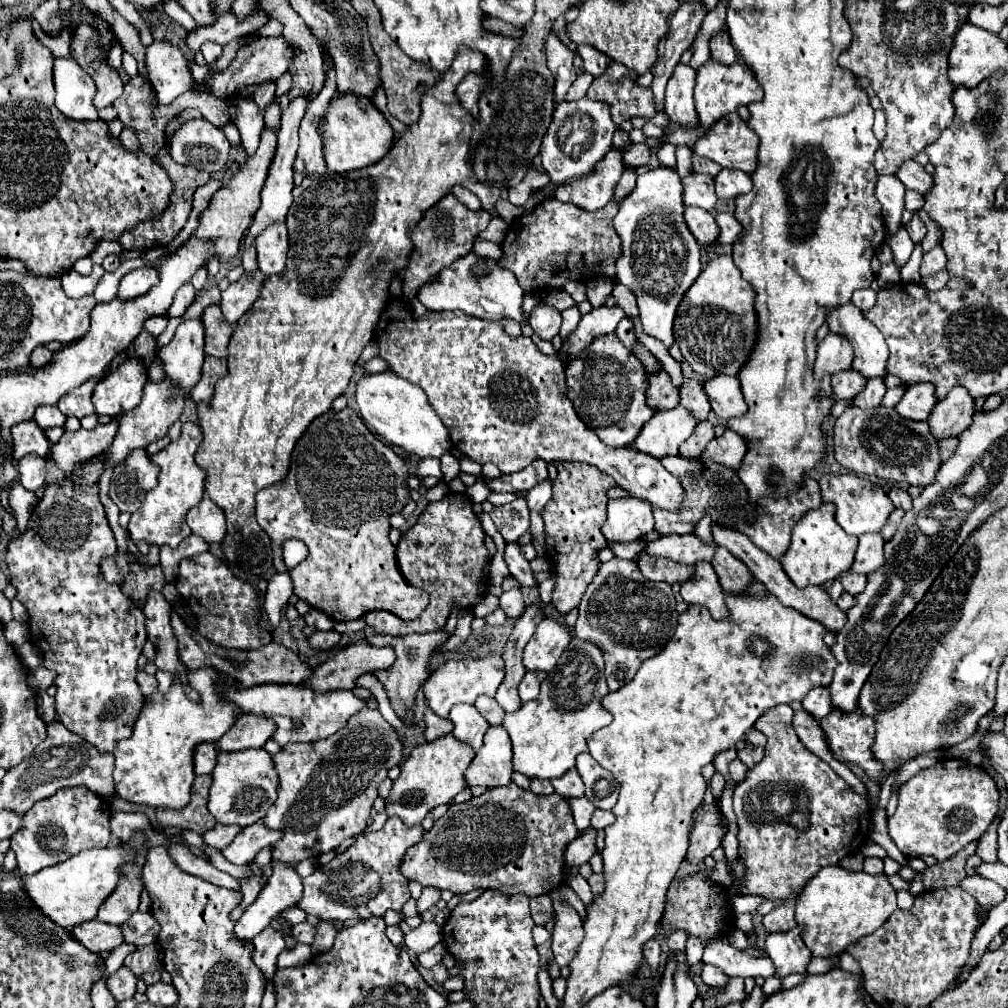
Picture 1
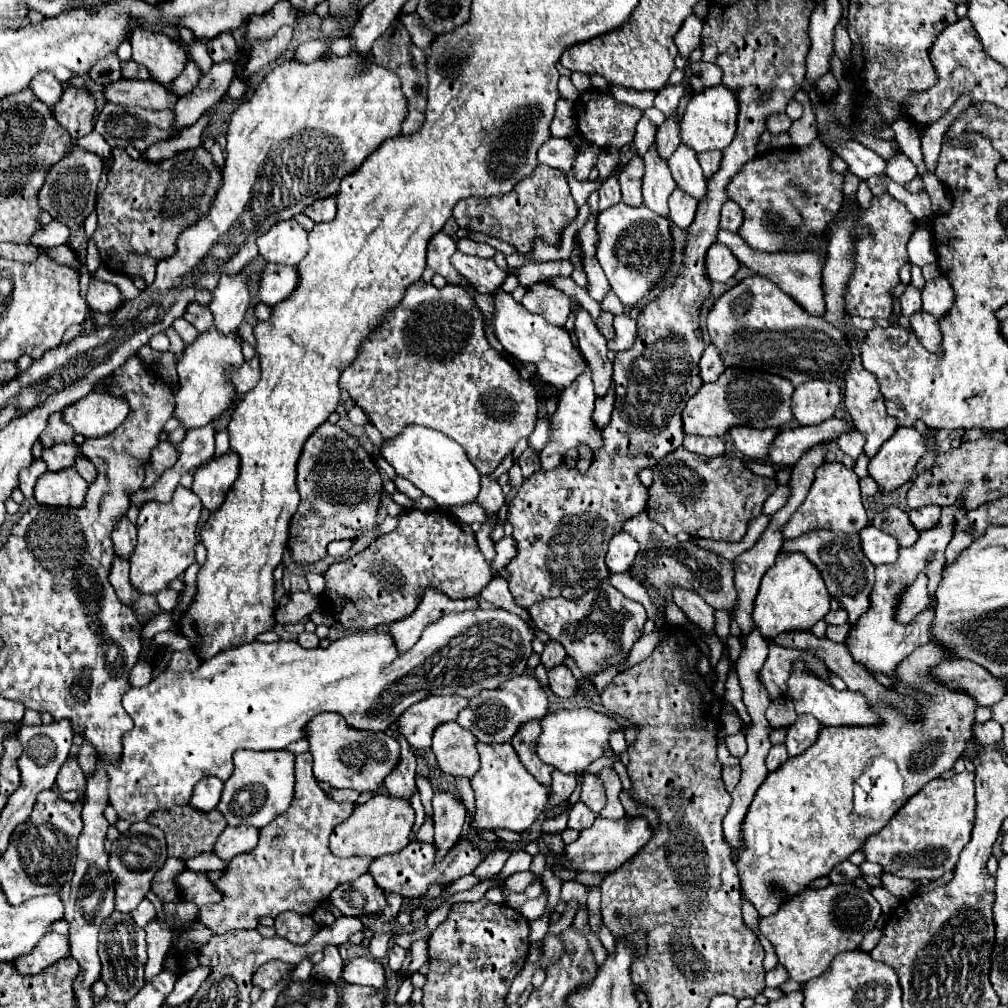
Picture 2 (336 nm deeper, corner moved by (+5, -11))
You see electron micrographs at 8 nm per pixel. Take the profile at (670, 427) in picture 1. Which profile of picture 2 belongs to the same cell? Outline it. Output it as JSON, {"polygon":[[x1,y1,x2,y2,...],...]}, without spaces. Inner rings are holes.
{"polygon":[[726,368,716,382,704,384,686,402,686,408,682,410,684,434,692,434,692,436,722,436,732,426,752,426,752,428,770,428,770,426,776,428,776,426,782,426,782,424,792,420,792,410,790,410,792,392,794,392,794,386,786,378,780,378,780,376,774,376,774,374,768,374,768,372,760,372,760,370]]}

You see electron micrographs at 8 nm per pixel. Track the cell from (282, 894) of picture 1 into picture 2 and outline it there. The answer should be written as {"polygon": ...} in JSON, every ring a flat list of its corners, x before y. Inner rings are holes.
{"polygon":[[200,966,180,974,176,980,174,992,166,998,166,1004,168,1006,180,1006,180,1004,188,1002,194,996,194,992,200,988,202,980,206,980,208,974,210,974,210,968,200,968]]}

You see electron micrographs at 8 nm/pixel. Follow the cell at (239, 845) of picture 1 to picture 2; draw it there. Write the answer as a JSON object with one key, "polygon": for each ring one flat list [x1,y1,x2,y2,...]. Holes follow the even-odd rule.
{"polygon":[[186,868,176,876,176,884,182,890,184,898,196,902,198,906,218,904,218,900,222,900,222,892,218,892,218,886,210,882,208,872,194,872]]}

